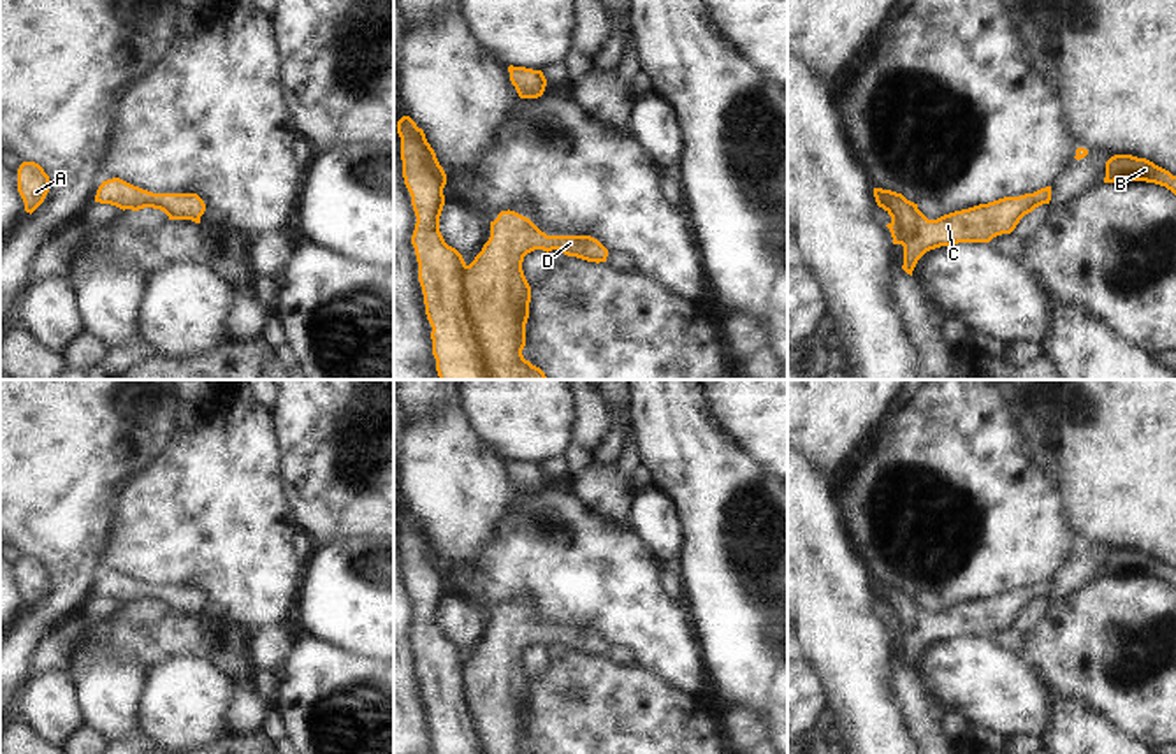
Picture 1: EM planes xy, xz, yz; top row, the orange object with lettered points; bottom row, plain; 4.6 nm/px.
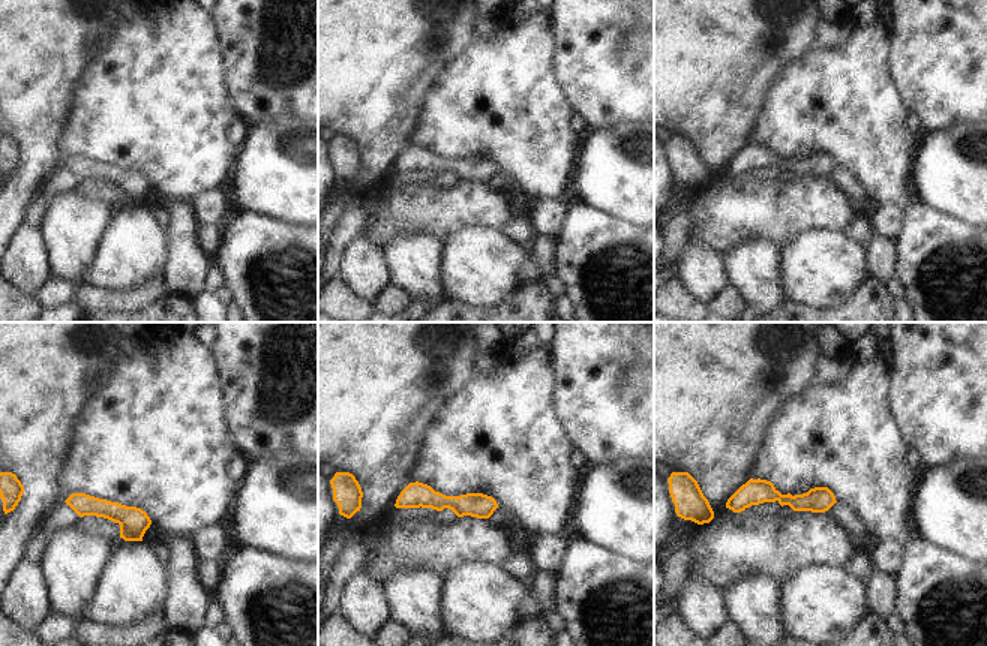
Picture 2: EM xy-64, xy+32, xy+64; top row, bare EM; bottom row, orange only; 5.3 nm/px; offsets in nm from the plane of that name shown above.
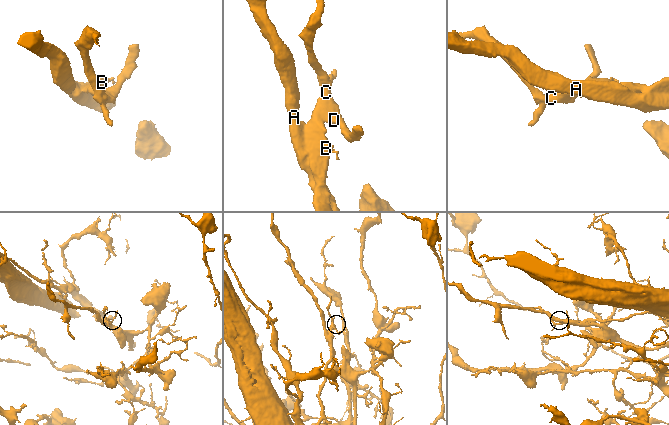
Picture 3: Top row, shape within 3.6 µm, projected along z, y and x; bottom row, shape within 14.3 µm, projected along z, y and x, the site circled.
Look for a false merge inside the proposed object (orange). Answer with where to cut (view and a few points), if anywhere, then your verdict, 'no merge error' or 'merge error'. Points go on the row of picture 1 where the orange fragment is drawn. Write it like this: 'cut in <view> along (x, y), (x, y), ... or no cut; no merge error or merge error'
no cut; no merge error

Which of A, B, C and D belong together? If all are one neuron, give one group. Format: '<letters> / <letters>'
A B C D

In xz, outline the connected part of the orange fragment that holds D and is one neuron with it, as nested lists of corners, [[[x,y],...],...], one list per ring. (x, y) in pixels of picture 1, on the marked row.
[[[410,116],[397,121],[404,185],[417,216],[411,244],[418,262],[418,281],[425,315],[432,327],[432,355],[439,380],[547,380],[545,373],[524,359],[531,286],[524,276],[524,257],[534,250],[559,250],[587,262],[606,262],[608,250],[591,236],[547,236],[529,218],[501,211],[490,221],[490,237],[468,265],[439,232],[446,174],[422,128]]]

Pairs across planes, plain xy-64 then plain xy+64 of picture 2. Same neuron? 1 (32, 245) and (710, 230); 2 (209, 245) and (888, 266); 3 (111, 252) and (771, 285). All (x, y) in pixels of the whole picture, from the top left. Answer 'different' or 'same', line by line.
1: different
2: same
3: different

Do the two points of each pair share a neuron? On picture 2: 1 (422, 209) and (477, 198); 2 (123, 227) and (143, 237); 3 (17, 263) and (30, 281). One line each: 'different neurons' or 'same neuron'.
1: same neuron
2: same neuron
3: same neuron

